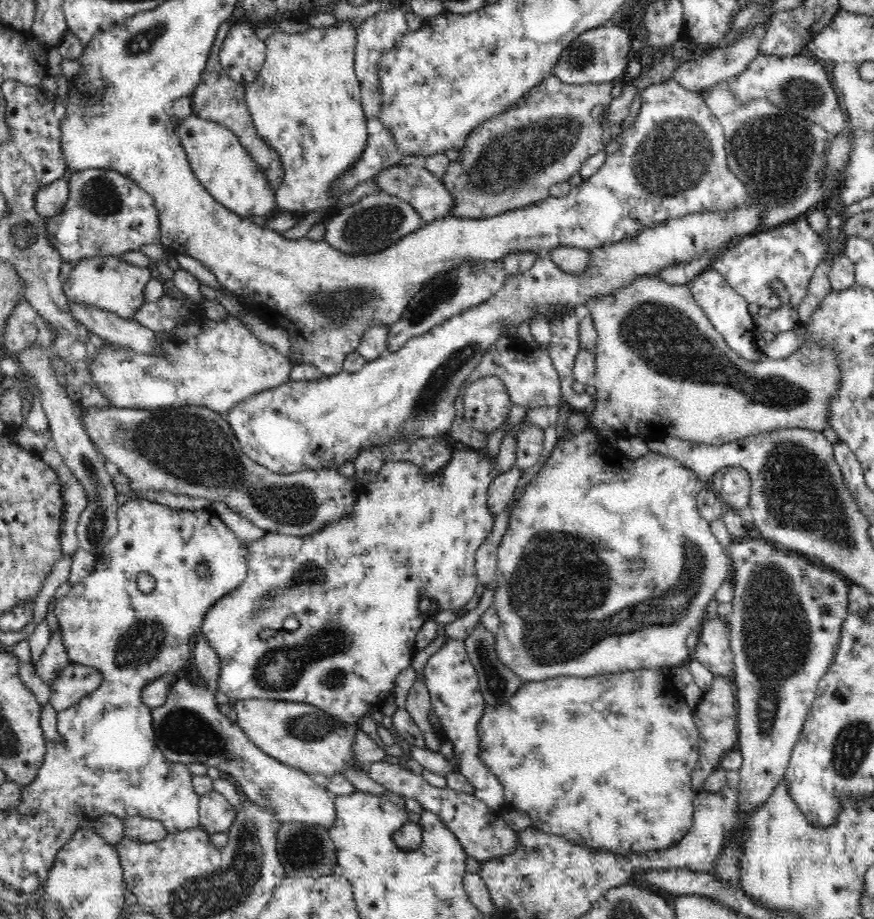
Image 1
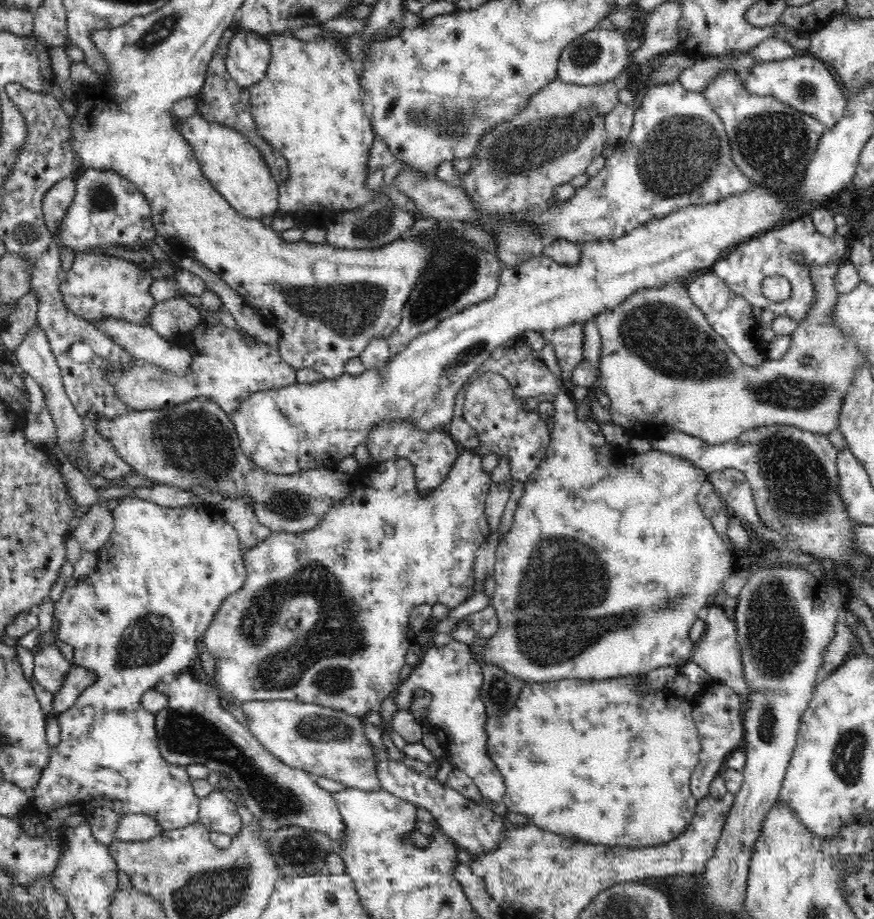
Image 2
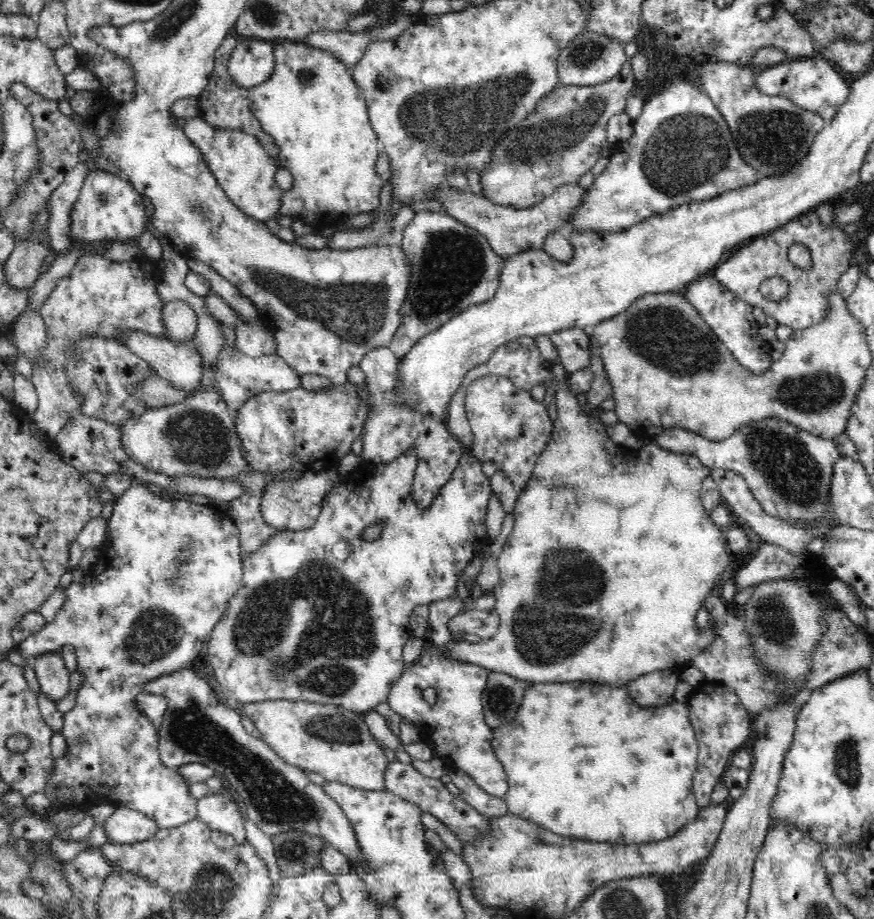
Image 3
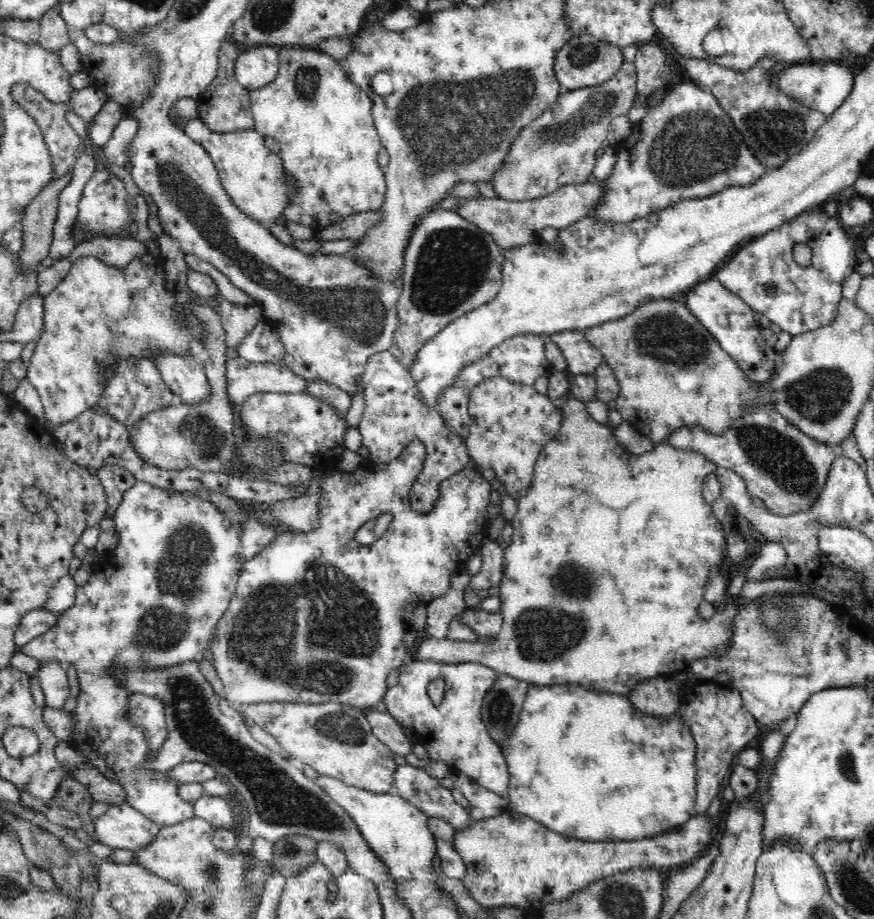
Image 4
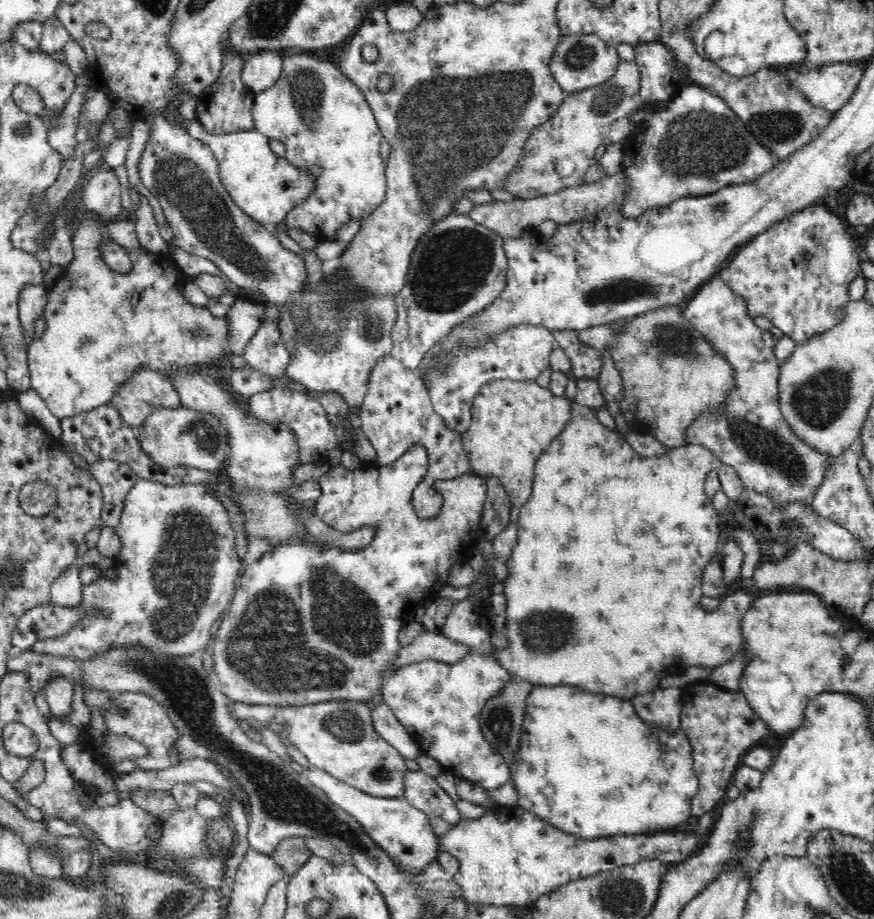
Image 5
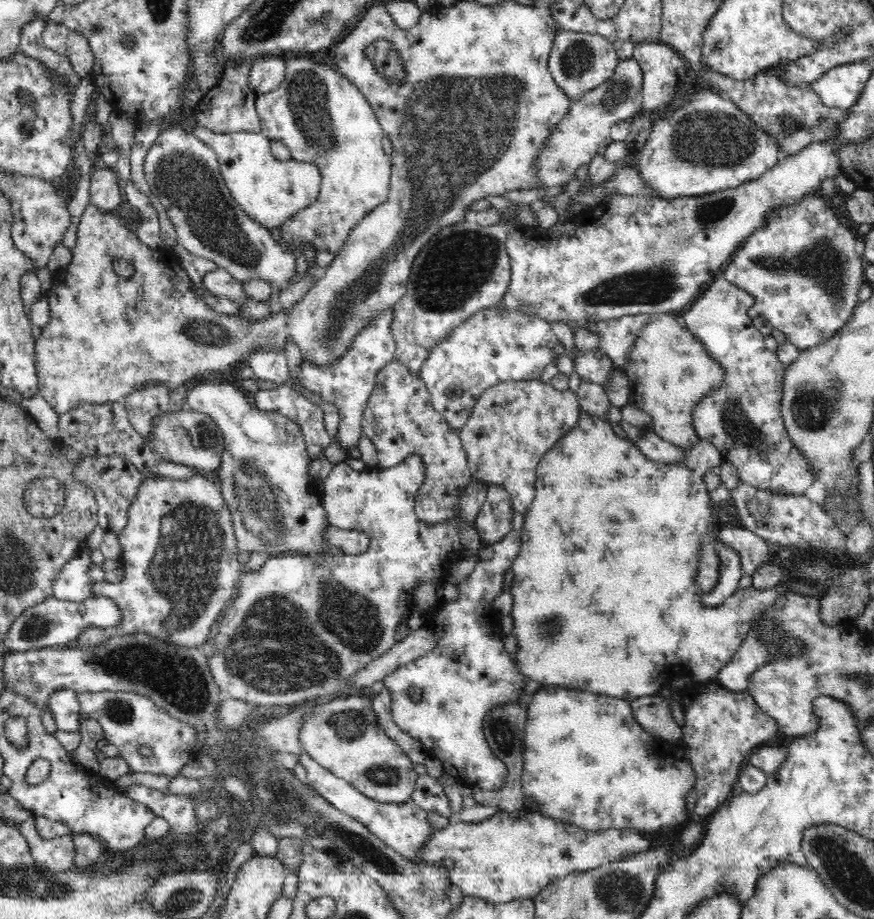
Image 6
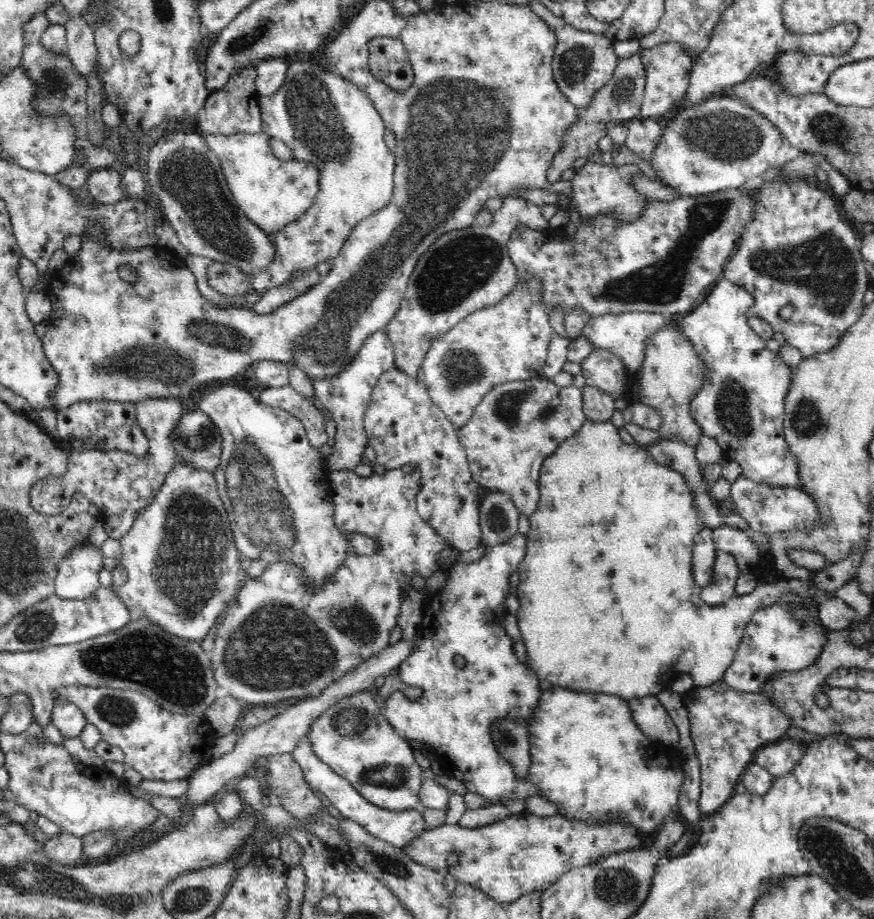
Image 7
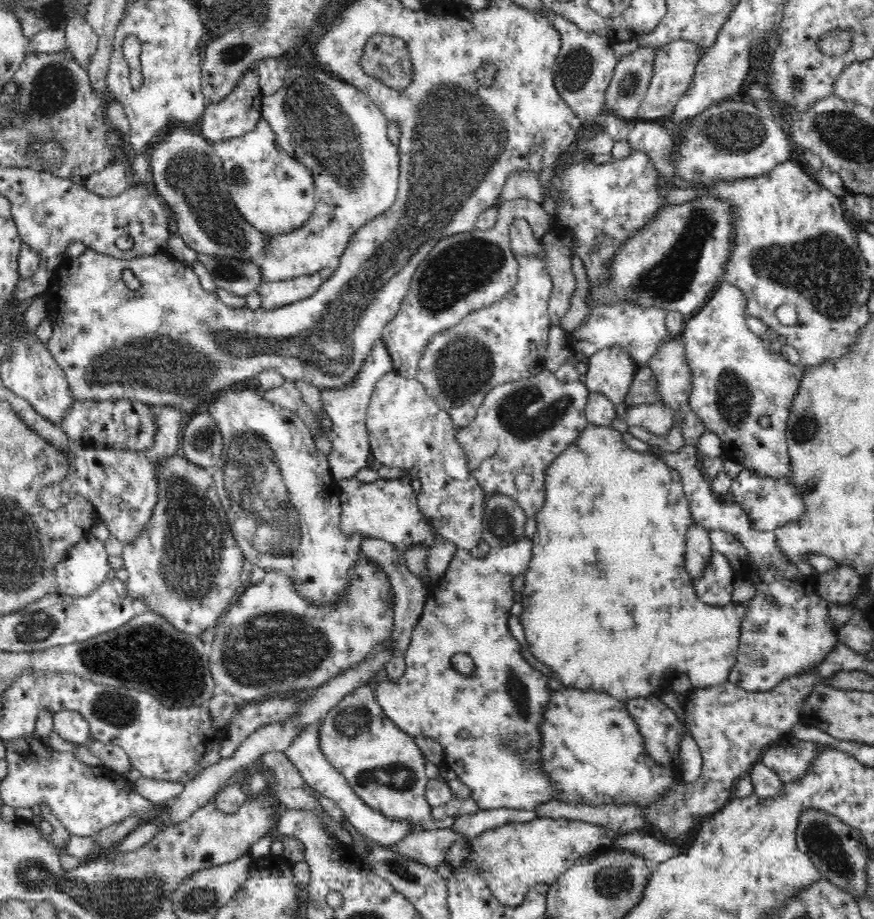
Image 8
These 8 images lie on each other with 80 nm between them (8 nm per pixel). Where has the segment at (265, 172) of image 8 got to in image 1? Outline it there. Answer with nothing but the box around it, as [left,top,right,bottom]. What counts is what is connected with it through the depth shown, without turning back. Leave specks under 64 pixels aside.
[175,114,277,217]

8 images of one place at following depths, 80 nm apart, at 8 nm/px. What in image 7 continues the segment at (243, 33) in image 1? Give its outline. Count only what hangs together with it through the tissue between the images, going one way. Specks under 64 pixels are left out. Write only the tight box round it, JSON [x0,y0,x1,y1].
[254,57,288,96]

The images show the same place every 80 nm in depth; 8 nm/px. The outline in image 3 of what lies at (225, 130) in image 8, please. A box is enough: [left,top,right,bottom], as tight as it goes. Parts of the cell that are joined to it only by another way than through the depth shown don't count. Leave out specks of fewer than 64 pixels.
[198,33,280,160]

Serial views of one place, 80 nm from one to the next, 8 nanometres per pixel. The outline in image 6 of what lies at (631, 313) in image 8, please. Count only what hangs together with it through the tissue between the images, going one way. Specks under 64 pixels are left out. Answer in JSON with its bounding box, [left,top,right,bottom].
[588,314,652,370]

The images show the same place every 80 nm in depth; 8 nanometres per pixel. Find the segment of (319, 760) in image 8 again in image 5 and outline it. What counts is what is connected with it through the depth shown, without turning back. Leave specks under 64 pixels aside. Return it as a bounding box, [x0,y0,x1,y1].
[306,765,440,874]

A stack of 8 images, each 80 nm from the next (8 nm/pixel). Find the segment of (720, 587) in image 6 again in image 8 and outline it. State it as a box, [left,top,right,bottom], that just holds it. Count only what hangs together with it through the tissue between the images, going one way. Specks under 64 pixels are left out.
[693,550,734,605]

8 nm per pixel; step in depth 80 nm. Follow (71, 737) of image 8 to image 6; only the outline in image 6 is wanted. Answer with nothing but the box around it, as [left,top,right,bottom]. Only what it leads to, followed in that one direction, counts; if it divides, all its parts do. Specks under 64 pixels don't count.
[50,688,82,732]

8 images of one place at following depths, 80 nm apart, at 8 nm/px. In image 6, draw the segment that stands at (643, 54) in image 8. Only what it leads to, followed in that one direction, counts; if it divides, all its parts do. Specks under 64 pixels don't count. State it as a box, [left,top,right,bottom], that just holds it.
[534,57,643,188]

